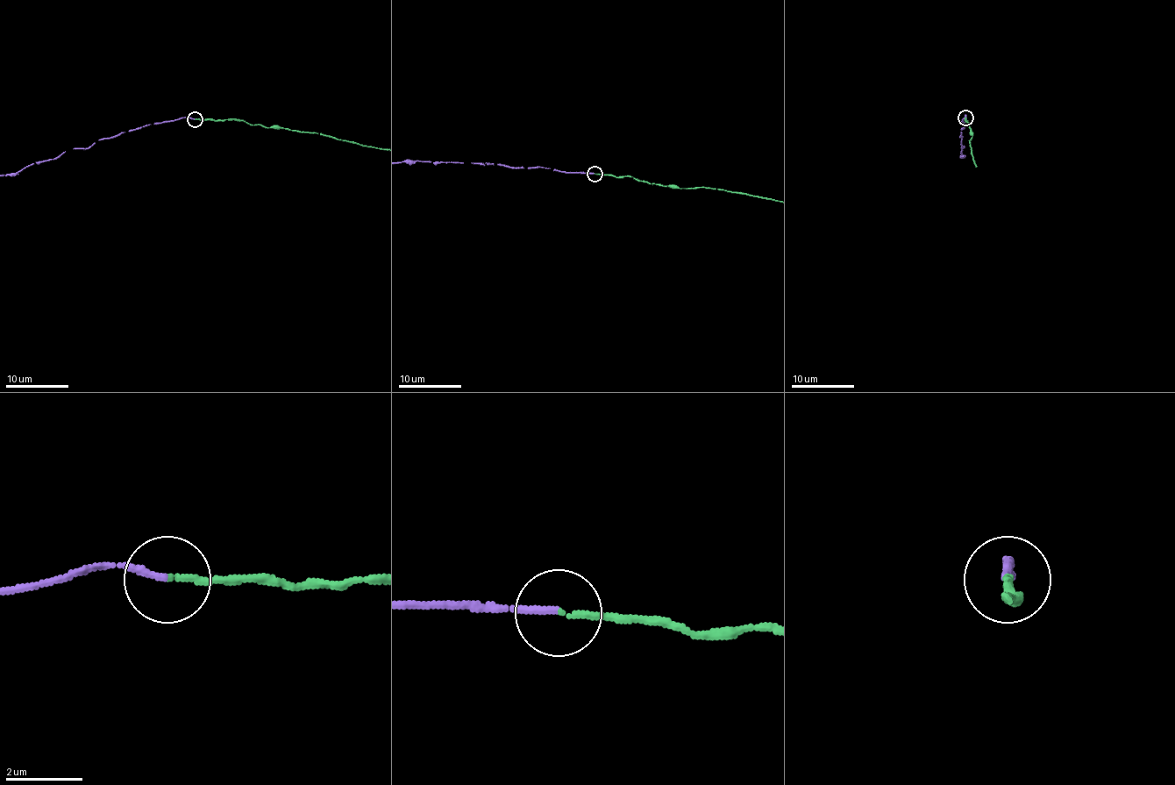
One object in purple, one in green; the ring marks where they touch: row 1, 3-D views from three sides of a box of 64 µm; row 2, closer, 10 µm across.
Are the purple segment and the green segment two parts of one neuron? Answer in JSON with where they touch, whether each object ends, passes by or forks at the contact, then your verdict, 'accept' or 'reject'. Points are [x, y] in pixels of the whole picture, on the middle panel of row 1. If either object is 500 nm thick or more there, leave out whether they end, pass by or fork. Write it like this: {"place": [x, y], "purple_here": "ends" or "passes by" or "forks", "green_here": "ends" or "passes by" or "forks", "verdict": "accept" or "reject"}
{"place": [594, 174], "purple_here": "ends", "green_here": "ends", "verdict": "accept"}

